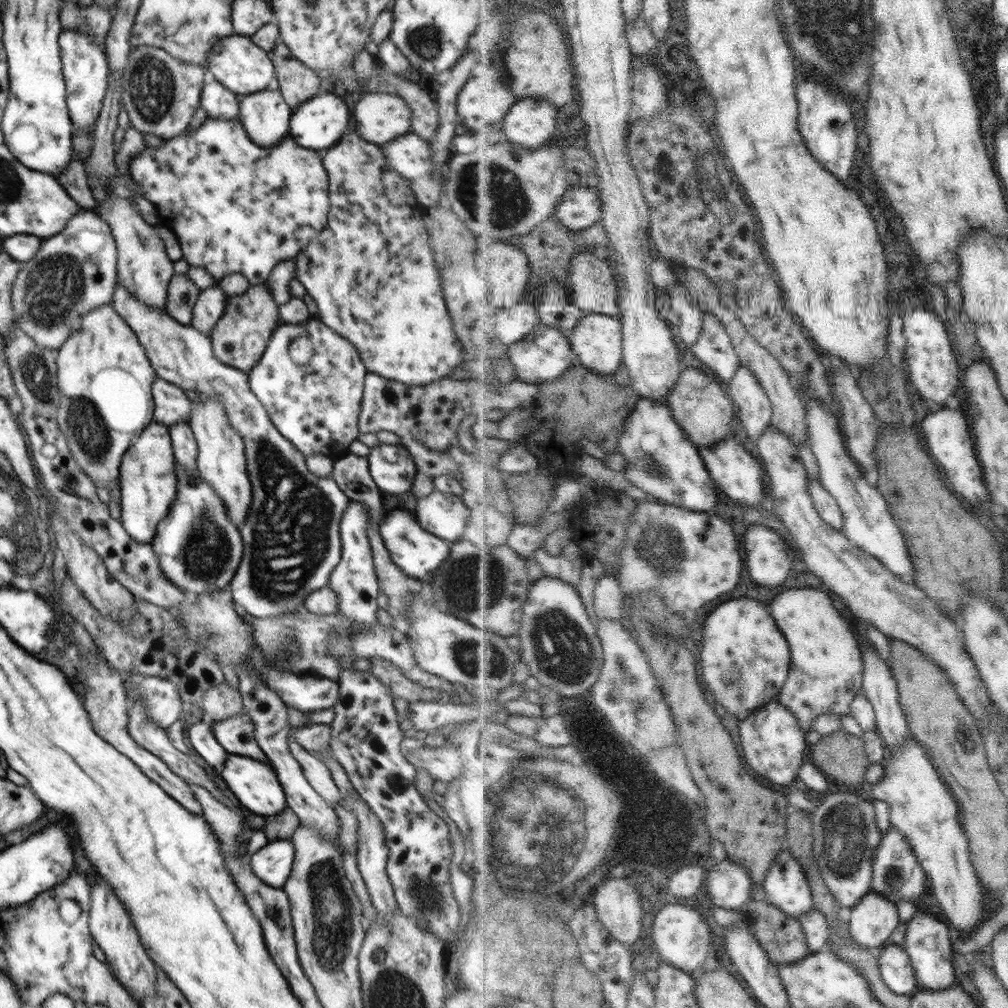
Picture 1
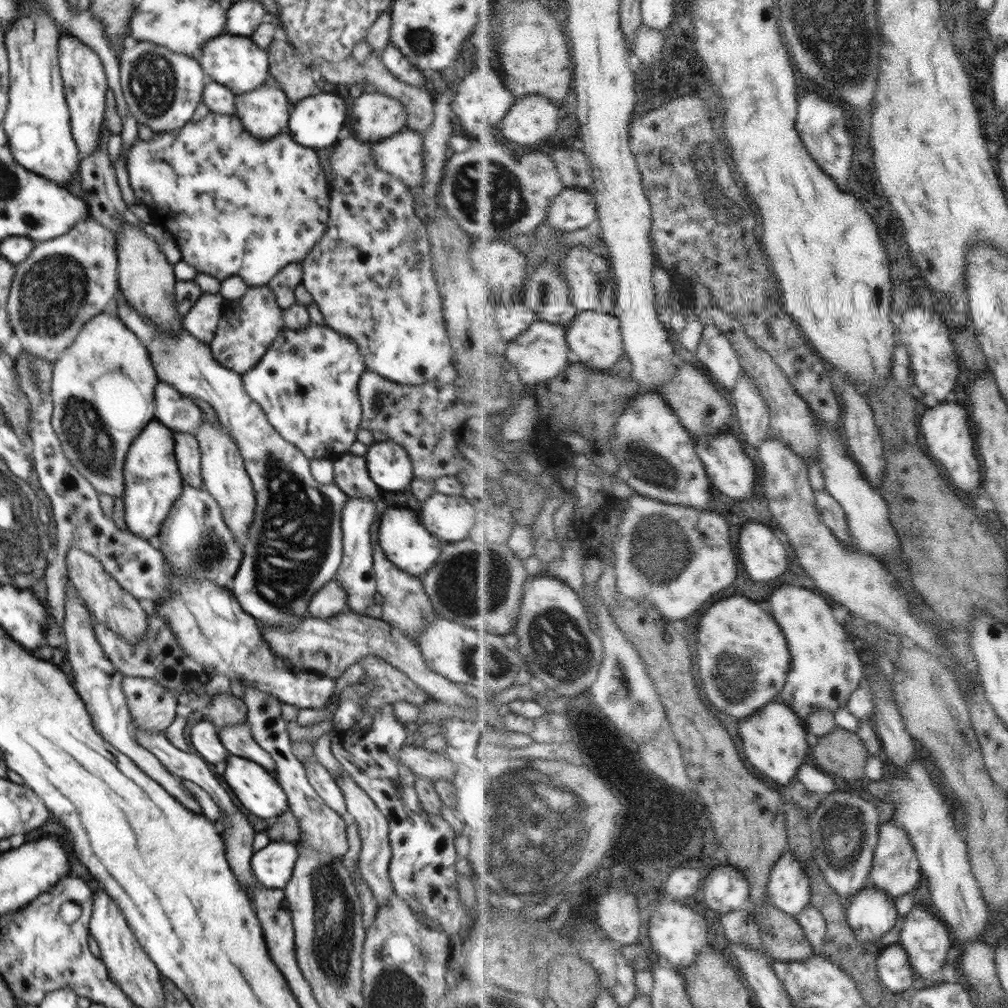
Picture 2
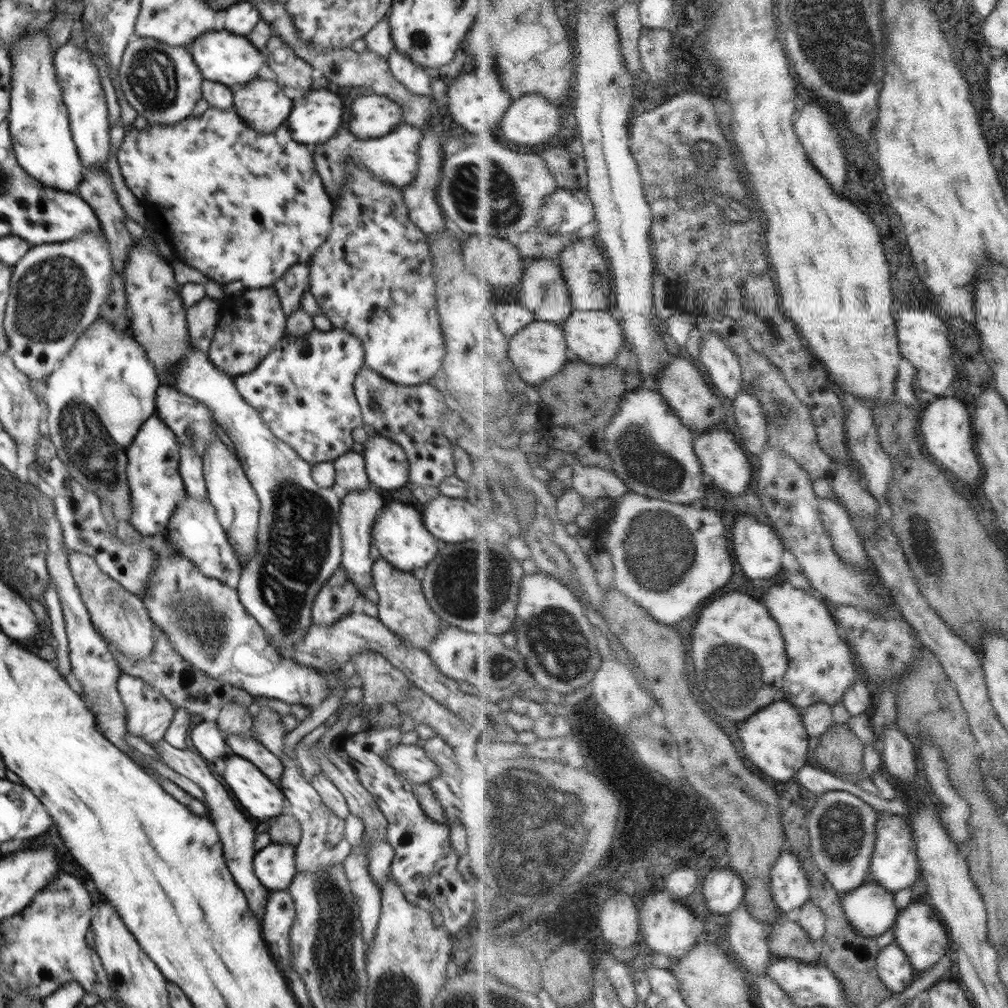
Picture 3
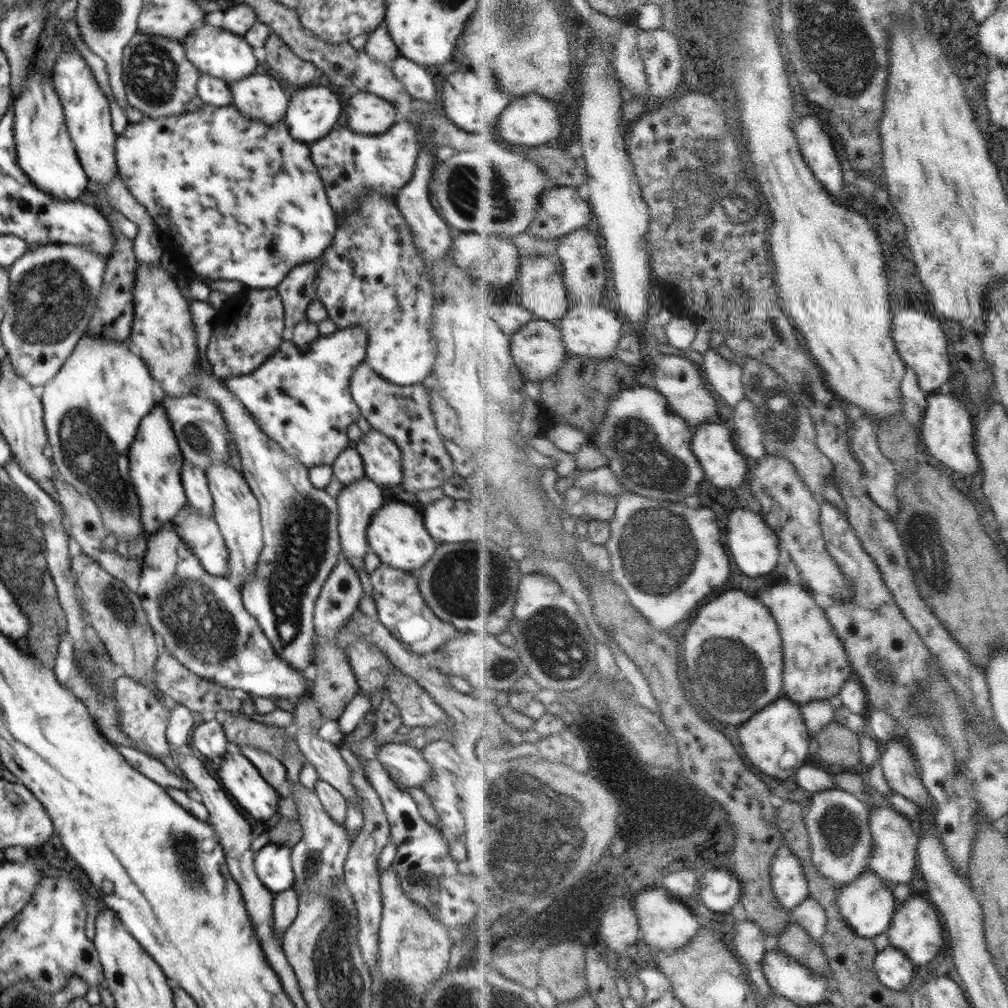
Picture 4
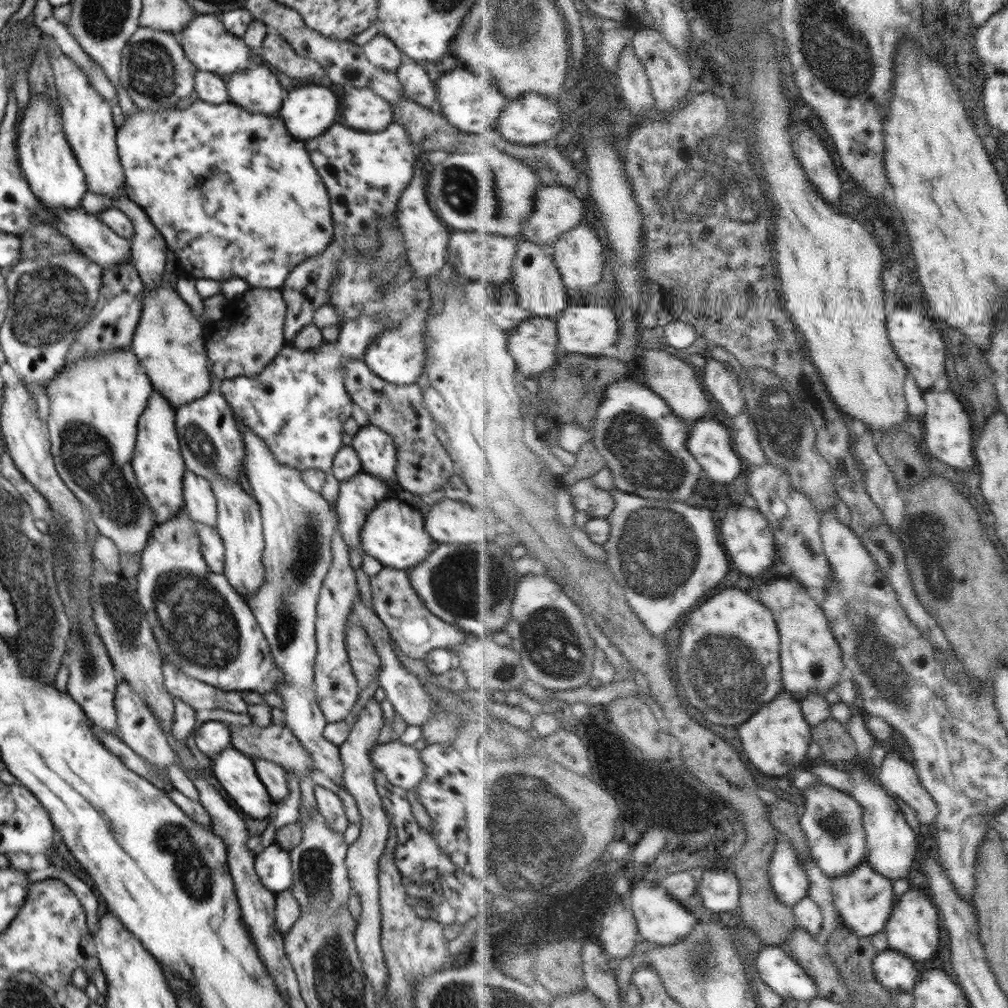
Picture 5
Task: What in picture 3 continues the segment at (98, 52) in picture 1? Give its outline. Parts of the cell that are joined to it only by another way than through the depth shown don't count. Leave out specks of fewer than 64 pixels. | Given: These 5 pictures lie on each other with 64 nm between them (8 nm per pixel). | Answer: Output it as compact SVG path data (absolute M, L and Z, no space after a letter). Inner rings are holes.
M68 41L55 53L54 67L56 67L56 77L62 89L62 100L70 118L72 140L75 142L83 166L94 165L94 167L108 168L111 128L98 66L86 50Z

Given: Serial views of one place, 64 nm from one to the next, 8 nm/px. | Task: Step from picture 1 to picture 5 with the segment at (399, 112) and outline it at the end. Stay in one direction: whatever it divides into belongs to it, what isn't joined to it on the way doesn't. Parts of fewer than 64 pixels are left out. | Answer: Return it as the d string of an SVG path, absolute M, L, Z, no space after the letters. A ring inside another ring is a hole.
M354 88L342 102L342 116L350 128L362 132L380 132L394 120L391 103L370 88Z

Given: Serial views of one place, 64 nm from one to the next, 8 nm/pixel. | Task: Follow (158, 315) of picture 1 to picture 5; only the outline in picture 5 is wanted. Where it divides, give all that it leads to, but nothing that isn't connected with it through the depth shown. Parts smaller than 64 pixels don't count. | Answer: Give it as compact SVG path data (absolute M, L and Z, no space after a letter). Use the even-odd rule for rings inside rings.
M233 413L234 420L238 424L238 430L242 432L244 440L245 458L243 468L245 469L247 489L253 498L259 504L261 510L261 522L263 523L263 539L265 548L262 555L262 564L264 564L264 583L247 600L247 606L254 614L257 623L262 629L270 653L274 657L274 663L278 669L284 673L284 684L282 690L278 690L283 700L283 706L280 711L284 713L284 724L294 733L294 737L310 752L314 760L315 768L324 772L332 782L342 782L344 776L344 765L340 760L339 746L332 744L324 738L323 731L327 725L327 720L318 706L314 690L314 665L317 653L316 642L316 606L323 586L323 580L326 578L333 561L332 538L337 530L339 517L334 507L327 502L320 493L311 490L309 486L302 481L303 472L286 464L279 464L274 454L271 454L266 441L252 429L248 429L244 423L238 421L236 413Z

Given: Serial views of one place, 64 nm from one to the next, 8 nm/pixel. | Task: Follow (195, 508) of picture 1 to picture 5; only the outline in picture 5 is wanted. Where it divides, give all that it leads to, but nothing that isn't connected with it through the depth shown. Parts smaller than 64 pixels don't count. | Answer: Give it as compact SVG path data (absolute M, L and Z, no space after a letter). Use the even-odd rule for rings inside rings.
M193 522L193 532L200 540L200 552L202 552L204 562L208 564L208 568L212 570L212 573L223 574L225 548L217 528L213 528L208 524Z

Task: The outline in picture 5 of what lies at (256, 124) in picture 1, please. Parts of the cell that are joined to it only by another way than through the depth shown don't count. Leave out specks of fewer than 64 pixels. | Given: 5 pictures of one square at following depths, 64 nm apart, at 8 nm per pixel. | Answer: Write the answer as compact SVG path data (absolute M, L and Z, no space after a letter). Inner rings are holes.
M250 62L248 68L225 78L229 100L251 114L277 117L284 104L285 89L265 65Z

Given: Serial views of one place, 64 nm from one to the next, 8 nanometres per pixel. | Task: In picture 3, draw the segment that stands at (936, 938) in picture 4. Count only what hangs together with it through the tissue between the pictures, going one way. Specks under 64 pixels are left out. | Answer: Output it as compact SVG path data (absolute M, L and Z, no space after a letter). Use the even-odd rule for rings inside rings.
M916 902L901 910L896 928L897 943L910 956L919 975L928 972L948 948L948 932L928 904Z

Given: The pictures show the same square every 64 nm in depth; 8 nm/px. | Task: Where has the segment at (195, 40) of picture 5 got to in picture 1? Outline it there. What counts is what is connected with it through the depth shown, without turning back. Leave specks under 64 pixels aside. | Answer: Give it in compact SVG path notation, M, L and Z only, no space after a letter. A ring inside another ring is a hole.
M235 35L222 40L206 56L206 61L206 66L214 74L215 79L239 97L276 86L276 67L272 59L248 36Z

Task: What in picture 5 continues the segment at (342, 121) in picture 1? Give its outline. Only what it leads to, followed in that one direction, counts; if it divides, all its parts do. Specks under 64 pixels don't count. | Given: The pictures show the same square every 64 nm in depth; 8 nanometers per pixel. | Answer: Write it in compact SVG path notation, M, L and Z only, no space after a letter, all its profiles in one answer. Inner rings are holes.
M304 84L285 91L279 117L288 132L306 141L316 138L334 125L338 116L338 98L325 85Z

